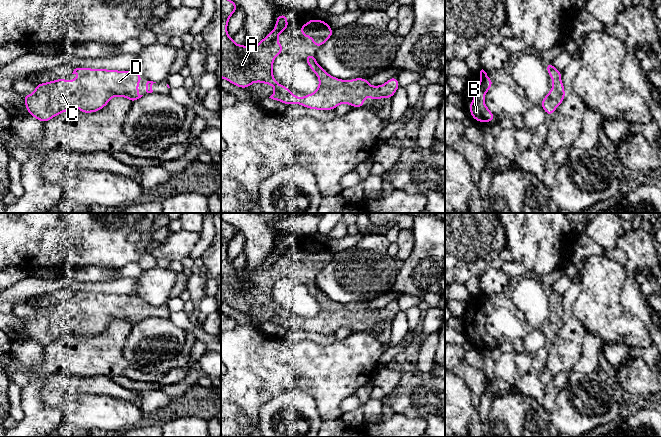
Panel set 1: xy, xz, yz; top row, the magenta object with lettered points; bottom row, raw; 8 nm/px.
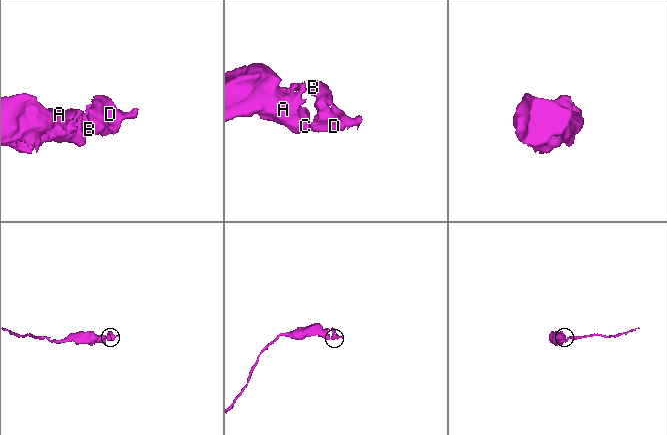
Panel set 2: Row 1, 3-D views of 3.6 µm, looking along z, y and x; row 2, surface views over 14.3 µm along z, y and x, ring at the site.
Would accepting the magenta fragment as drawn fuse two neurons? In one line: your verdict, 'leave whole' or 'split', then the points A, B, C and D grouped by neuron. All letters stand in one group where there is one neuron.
leave whole; groups A B C D

